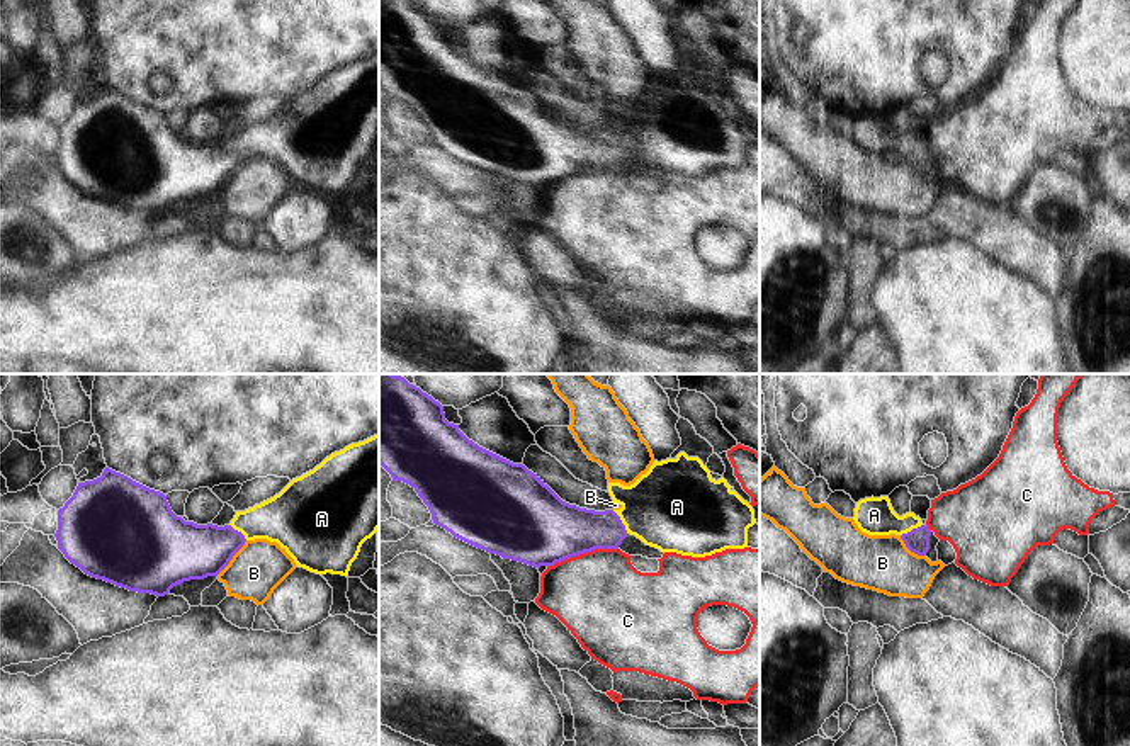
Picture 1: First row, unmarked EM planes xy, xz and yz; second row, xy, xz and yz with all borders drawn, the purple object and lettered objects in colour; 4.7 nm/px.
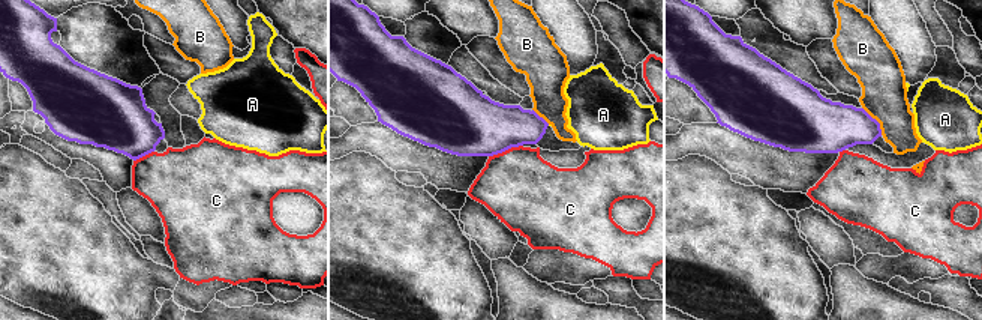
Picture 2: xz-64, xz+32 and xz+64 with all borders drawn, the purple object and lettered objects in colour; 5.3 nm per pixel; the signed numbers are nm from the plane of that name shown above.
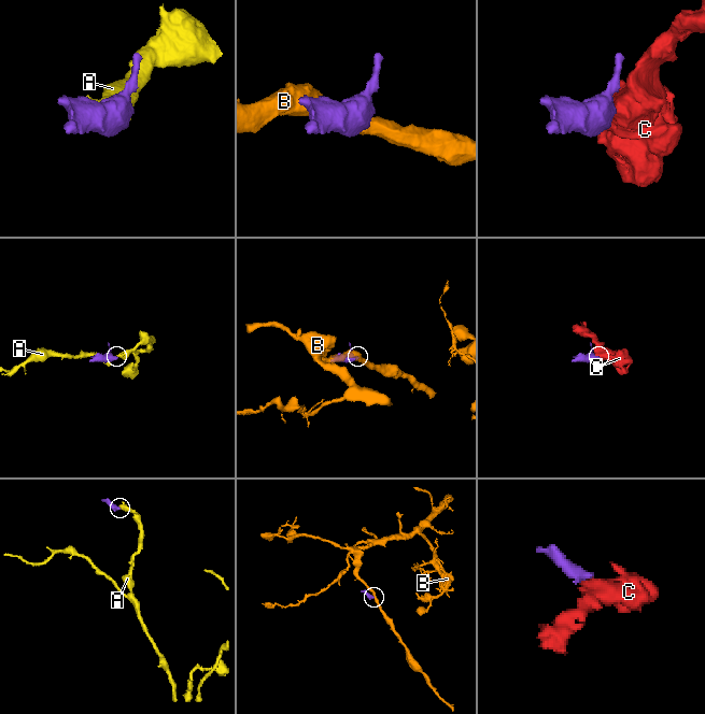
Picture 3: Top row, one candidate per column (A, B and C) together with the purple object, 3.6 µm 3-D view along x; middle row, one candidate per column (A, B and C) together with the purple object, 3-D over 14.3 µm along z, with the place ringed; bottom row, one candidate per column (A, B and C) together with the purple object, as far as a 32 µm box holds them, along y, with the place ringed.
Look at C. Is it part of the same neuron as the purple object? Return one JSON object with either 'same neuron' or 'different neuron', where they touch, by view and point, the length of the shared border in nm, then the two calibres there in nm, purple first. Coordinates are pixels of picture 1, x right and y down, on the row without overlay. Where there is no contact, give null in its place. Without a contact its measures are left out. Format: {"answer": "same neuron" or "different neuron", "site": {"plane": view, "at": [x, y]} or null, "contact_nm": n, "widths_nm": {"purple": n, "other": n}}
{"answer": "different neuron", "site": {"plane": "xz", "at": [581, 172]}, "contact_nm": 340, "widths_nm": {"purple": 360, "other": 420}}

